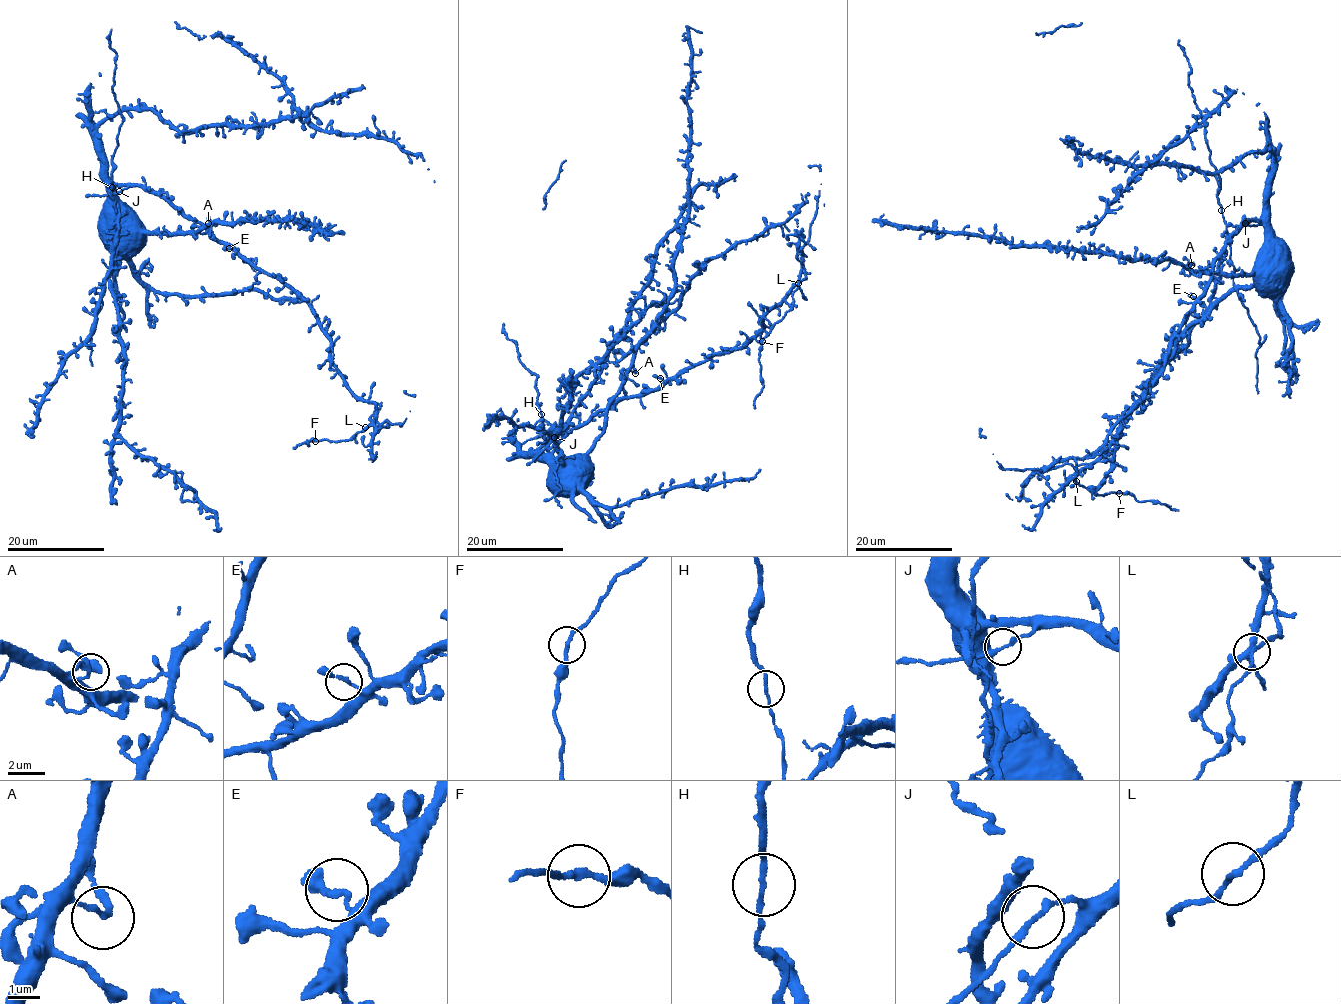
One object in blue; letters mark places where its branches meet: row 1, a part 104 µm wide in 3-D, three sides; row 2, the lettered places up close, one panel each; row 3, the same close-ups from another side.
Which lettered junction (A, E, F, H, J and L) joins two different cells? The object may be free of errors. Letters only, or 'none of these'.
J

